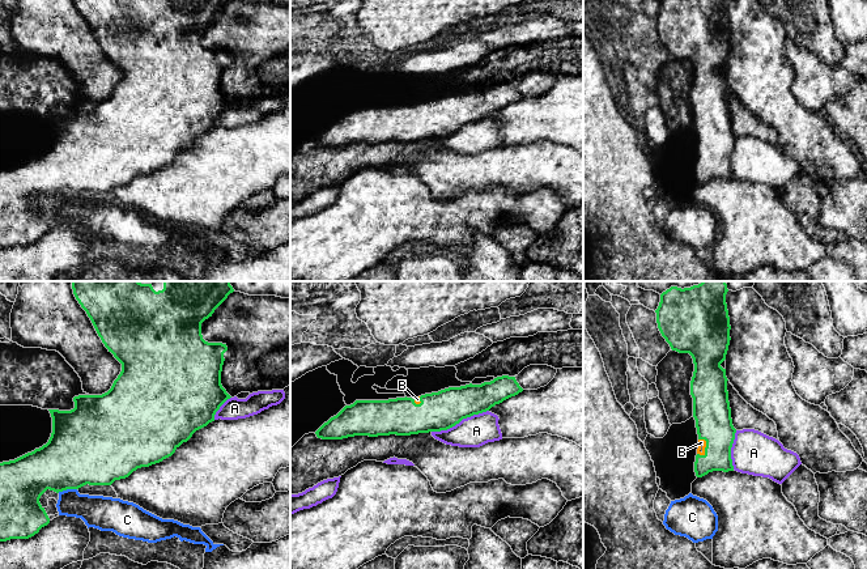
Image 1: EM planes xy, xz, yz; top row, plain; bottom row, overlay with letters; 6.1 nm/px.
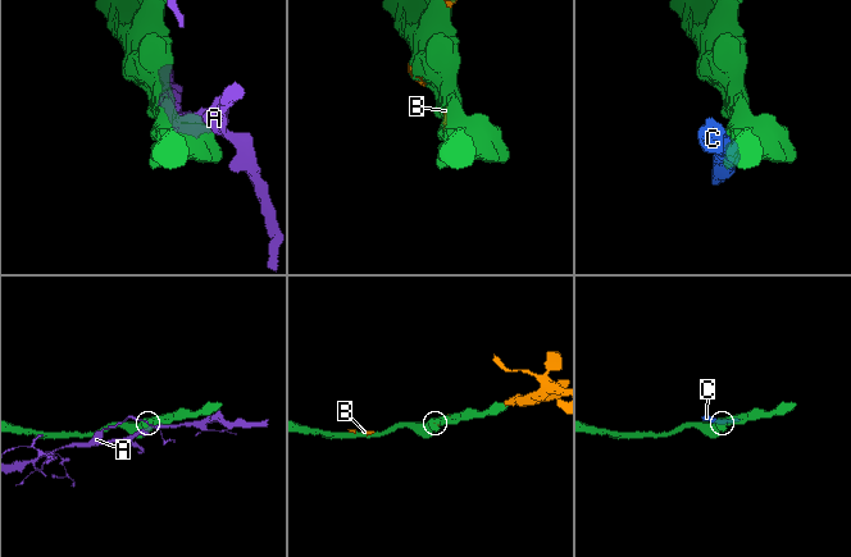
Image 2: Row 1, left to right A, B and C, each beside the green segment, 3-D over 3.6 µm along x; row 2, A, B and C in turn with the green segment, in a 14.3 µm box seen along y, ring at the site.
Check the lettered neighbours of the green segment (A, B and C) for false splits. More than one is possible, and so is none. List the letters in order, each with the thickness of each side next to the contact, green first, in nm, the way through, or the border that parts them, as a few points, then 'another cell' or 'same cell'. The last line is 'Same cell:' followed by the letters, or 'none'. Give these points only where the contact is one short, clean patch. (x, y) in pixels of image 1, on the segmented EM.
A: calibres 240 and 190 nm; another cell
B: calibres 220 and 50 nm; same cell
C: calibres 420 and 200 nm; border xy (76, 488), (58, 492); another cell
Same cell: B

